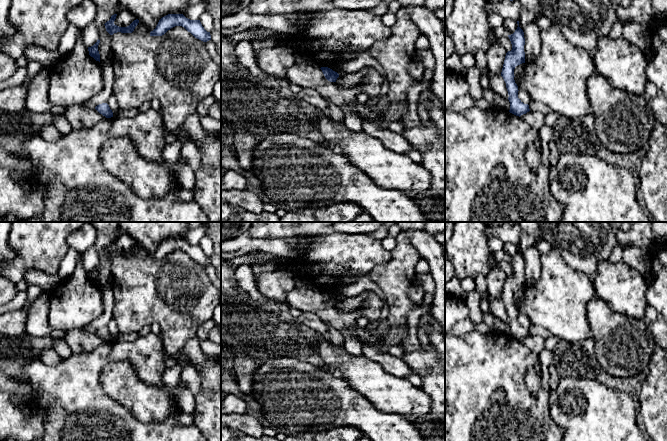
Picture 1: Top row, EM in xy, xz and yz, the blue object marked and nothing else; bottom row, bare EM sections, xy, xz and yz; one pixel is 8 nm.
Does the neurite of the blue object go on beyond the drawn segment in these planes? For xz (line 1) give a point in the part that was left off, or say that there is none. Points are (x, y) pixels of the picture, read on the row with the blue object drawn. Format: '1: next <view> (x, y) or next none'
1: next none

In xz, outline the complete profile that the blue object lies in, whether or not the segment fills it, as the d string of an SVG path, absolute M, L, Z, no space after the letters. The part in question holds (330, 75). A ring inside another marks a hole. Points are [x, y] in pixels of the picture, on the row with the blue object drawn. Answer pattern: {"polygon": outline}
{"polygon": "M321 67L320 68L325 76L325 78L330 82L336 82L339 74L328 67Z"}

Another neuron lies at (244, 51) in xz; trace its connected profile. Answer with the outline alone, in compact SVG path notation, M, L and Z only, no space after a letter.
M243 40L238 42L235 53L239 62L244 65L253 76L269 75L259 68L250 41Z

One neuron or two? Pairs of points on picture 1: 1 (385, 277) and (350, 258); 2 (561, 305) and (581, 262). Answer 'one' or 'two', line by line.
1: two
2: two

